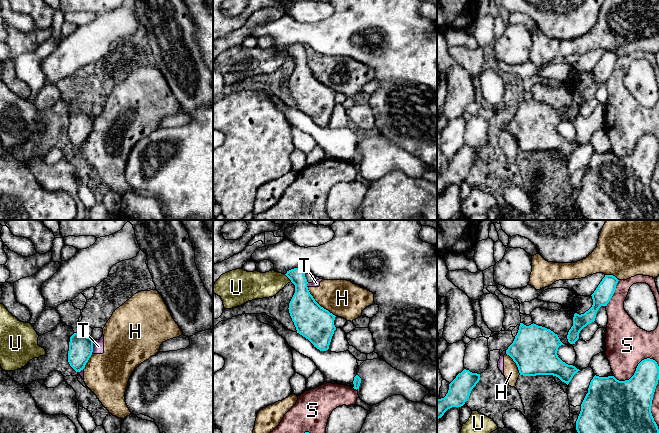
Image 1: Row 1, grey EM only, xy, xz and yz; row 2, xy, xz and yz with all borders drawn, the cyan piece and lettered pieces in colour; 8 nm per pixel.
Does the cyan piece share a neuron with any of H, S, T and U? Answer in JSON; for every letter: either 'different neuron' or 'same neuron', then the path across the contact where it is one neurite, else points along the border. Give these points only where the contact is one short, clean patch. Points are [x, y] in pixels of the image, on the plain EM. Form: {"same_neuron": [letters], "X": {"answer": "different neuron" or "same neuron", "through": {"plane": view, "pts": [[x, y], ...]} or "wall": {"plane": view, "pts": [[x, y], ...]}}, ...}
{"same_neuron": [], "H": {"answer": "different neuron"}, "S": {"answer": "different neuron"}, "T": {"answer": "different neuron", "wall": {"plane": "xy", "pts": [[94, 117], [91, 129]]}}, "U": {"answer": "different neuron"}}

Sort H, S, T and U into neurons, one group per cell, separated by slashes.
H T U / S

